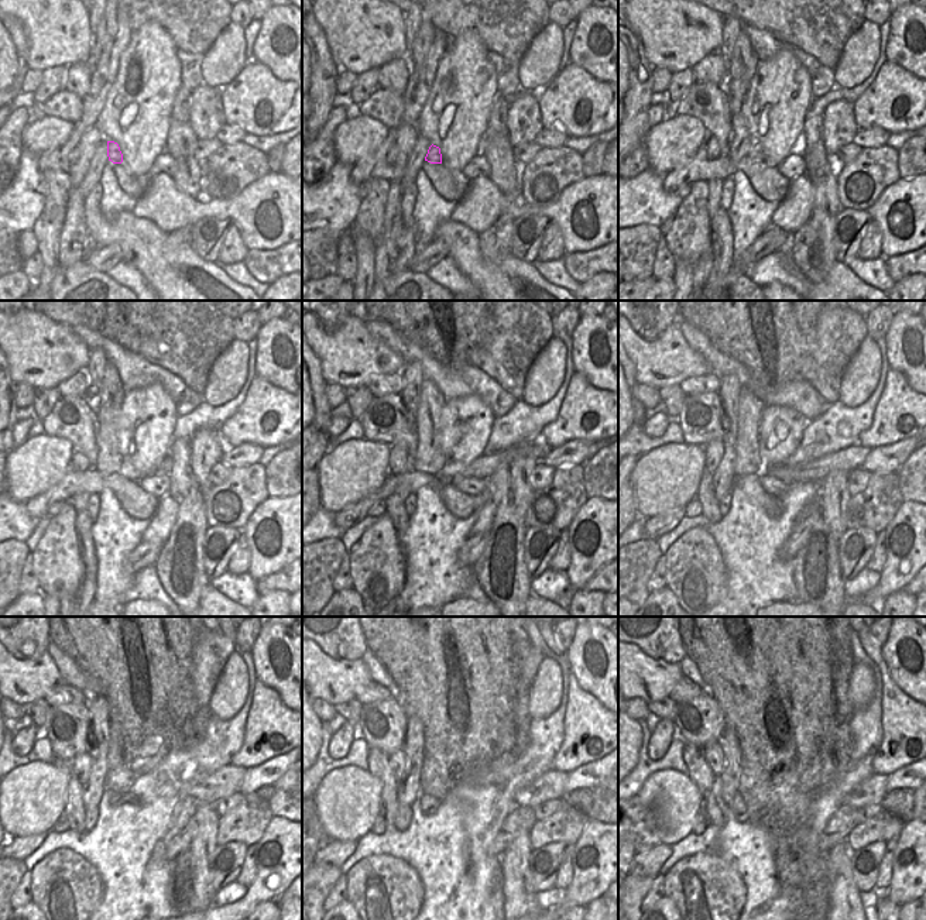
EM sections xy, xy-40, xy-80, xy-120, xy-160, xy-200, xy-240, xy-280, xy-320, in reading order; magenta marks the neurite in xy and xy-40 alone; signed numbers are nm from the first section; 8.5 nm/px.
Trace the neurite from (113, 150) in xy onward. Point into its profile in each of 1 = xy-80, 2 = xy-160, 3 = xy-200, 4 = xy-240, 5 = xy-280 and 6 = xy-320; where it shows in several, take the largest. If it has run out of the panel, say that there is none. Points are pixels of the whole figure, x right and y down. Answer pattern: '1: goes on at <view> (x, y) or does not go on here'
1: goes on at xy-80 (755, 153)
2: goes on at xy-160 (484, 466)
3: goes on at xy-200 (854, 456)
4: goes on at xy-240 (211, 789)
5: goes on at xy-280 (551, 785)
6: goes on at xy-320 (871, 790)

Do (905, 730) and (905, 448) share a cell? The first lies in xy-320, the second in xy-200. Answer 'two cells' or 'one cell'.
two cells

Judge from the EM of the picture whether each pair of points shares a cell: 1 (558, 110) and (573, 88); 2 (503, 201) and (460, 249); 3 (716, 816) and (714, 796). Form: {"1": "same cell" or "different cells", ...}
{"1": "same cell", "2": "different cells", "3": "same cell"}

